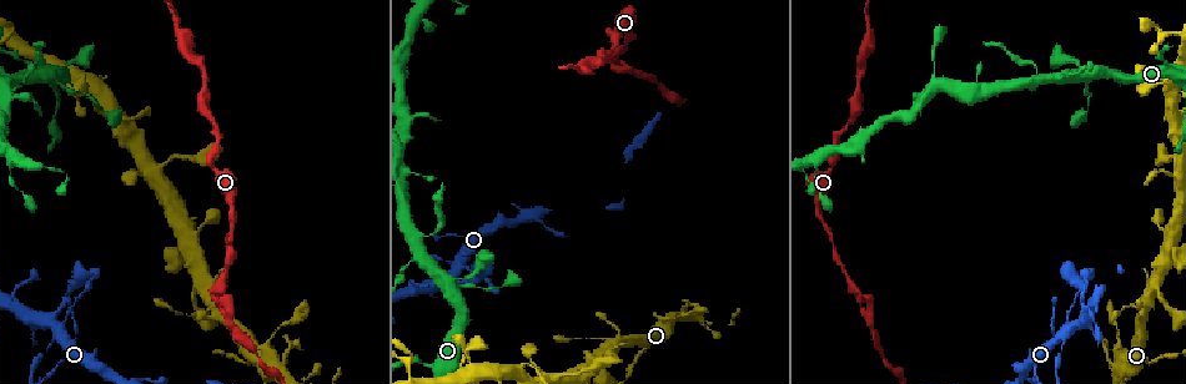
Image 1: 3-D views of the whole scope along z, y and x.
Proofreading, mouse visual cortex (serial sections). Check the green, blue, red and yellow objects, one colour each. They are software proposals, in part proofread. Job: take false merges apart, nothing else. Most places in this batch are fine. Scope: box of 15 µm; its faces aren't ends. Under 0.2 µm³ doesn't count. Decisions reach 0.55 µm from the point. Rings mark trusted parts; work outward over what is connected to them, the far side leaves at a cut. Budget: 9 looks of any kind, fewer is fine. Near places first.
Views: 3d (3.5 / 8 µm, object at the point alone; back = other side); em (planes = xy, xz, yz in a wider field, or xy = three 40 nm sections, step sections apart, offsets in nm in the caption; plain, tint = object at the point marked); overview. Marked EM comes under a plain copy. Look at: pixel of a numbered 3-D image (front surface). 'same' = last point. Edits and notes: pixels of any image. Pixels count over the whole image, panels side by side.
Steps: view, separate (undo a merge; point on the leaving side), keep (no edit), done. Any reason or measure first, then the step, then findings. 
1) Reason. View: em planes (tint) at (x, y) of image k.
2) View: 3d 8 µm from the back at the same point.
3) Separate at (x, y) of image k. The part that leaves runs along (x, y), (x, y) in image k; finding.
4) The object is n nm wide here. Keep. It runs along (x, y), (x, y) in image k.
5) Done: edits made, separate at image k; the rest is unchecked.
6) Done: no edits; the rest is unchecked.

Arms part here. View: 3d 3.5 µm from the back at (60, 332) of image 1.

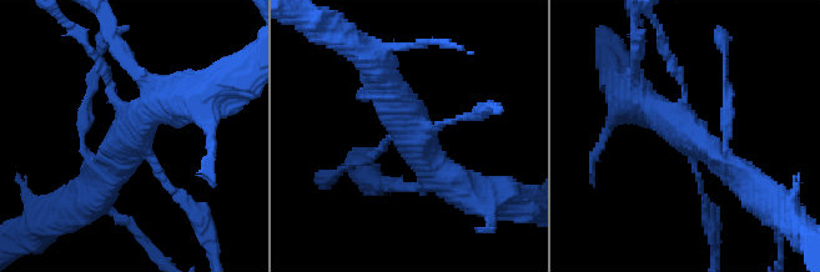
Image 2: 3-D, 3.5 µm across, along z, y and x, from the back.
View: em xy step 5 (tint) at (411, 121) of image 2.

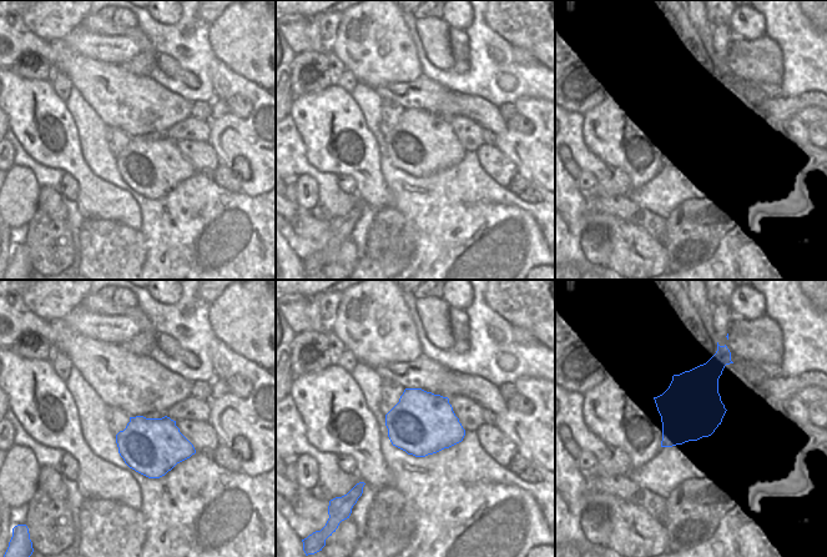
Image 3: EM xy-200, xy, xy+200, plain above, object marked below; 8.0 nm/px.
Keep. It runs along (756, 192), (667, 115), (644, 107) in image 2; continuous, no second cell.

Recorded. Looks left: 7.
Small branch off a trunk. View: 3d 3.5 µm at (420, 257) of image 1.

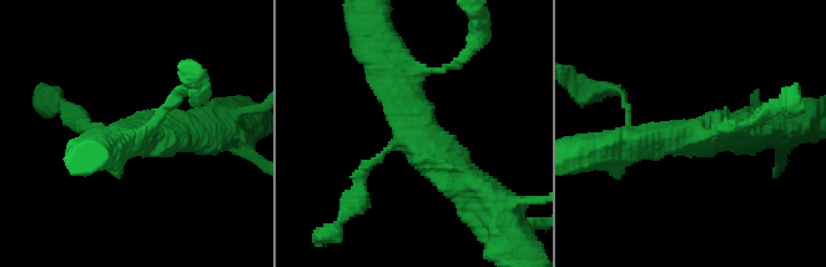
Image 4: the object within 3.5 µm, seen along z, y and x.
3 arms meet here; the arms are 150, 450, 450 nm wide; shape alone is not enough. View: em planes (tint) at (419, 138) of image 4.

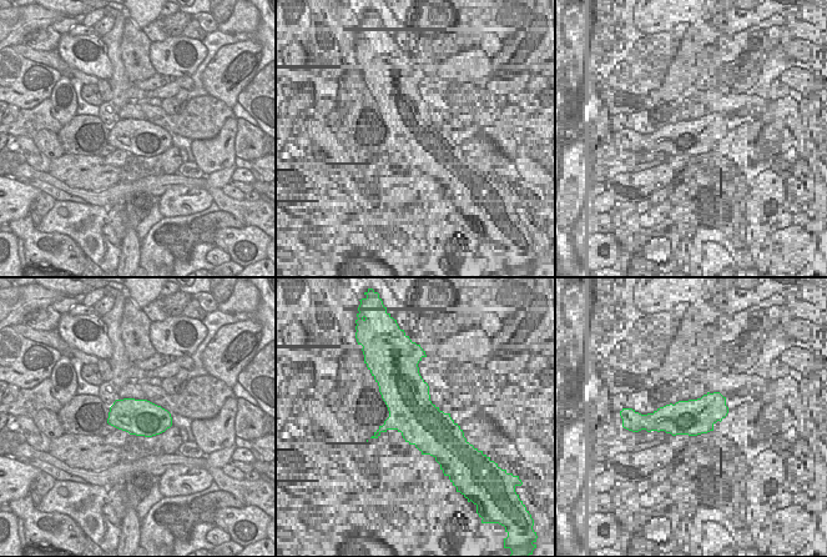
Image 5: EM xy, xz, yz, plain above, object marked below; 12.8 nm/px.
Another direction. View: em xy step 3 (tint) at the same point.

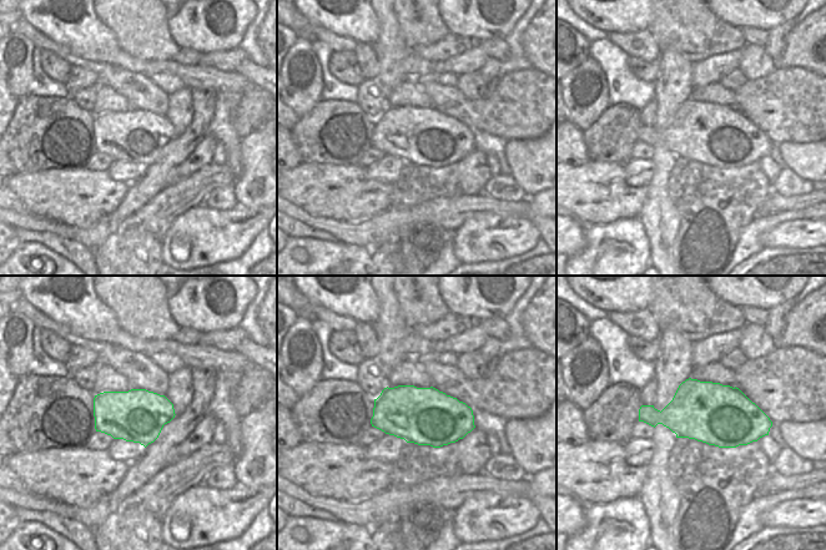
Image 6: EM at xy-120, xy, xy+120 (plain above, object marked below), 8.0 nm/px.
Keep. It runs along (484, 196), (419, 139), (393, 66) in image 4; one cell here.

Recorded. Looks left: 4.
Calibre changes. View: 3d 3.5 µm at (869, 30) of image 1.

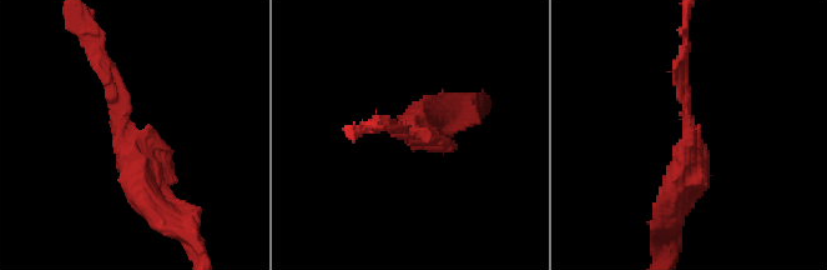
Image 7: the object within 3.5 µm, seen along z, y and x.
The arms are 100, 350 nm wide. View: em xy step 5 (tint) at (397, 132) of image 7.

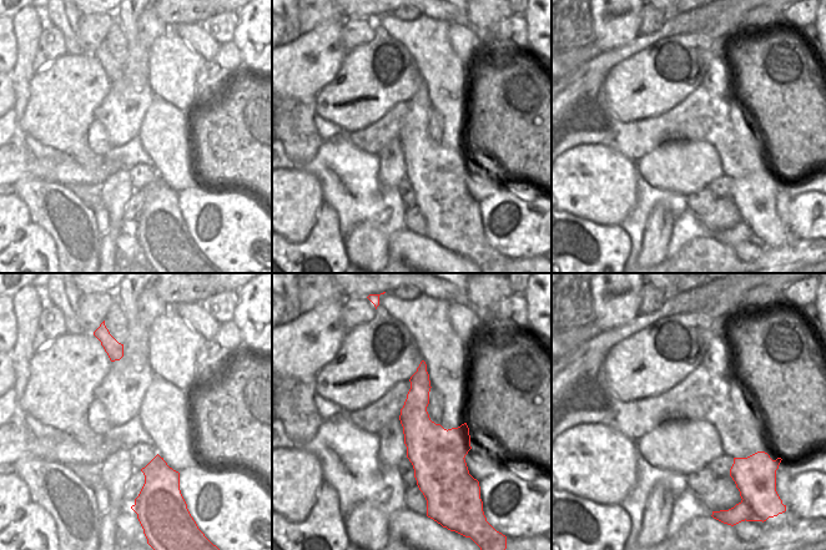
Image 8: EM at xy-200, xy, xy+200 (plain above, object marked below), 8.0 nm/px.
Keep. It runs along (150, 200), (92, 50) in image 7; all the same cell.

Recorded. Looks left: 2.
Sudden change in width. View: 3d 3.5 µm at (136, 115) of image 1.

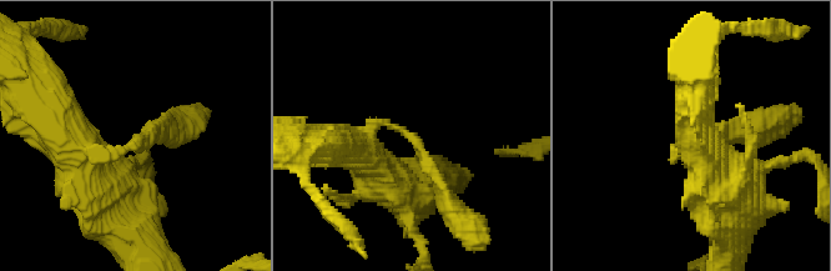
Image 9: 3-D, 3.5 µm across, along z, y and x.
The arms are 200, 500 nm wide. View: em xy step 5 (tint) at (408, 134) of image 9.

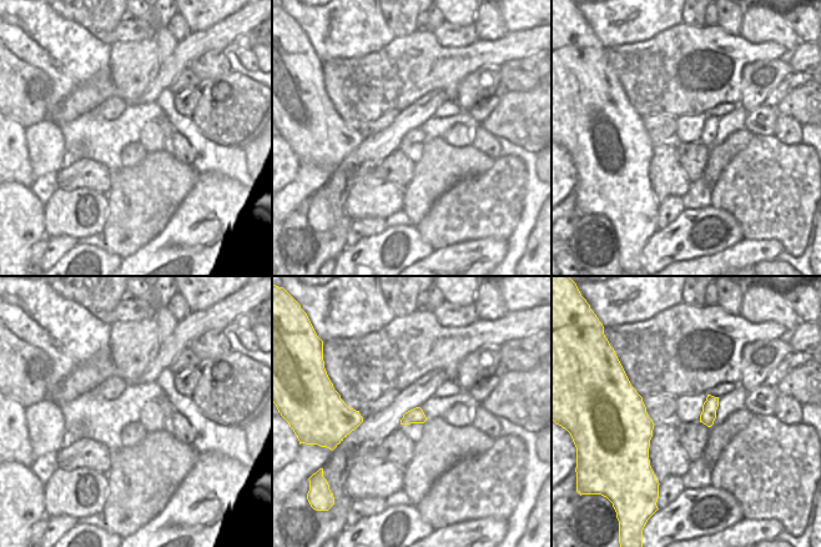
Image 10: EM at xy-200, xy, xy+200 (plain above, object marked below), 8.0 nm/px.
Keep. It runs along (85, 167), (77, 152), (124, 152), (169, 129) in image 9; continuous, no second cell.

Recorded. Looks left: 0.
Done: no edits; the rest is unchecked.

